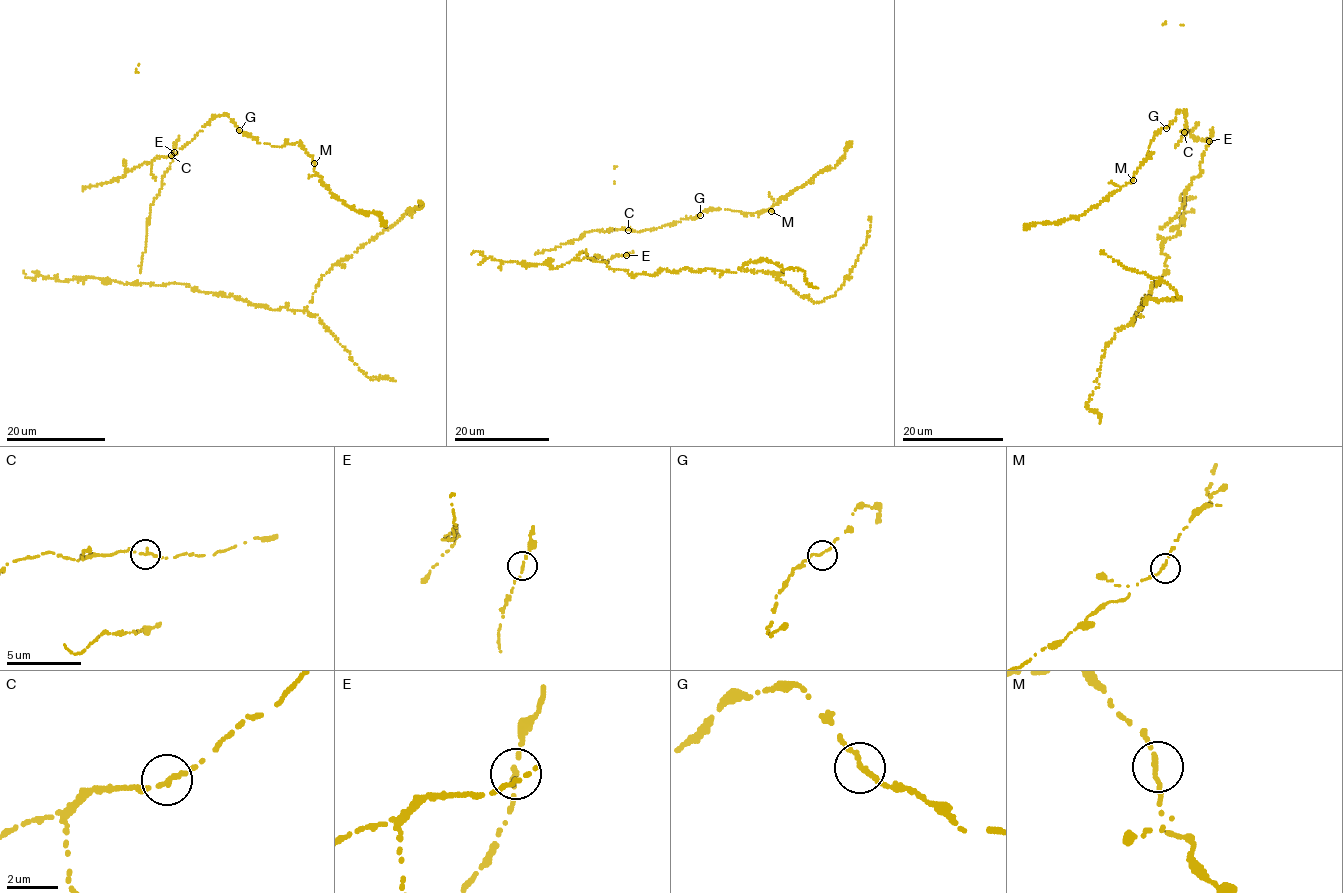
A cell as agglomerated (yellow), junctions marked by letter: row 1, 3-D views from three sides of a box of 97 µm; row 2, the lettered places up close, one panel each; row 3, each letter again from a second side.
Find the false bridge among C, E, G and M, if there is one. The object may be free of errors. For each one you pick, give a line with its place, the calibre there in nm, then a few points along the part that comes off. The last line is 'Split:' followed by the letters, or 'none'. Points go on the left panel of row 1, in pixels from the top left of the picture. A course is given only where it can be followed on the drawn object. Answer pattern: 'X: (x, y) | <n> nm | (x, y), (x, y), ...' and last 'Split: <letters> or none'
Split: none

